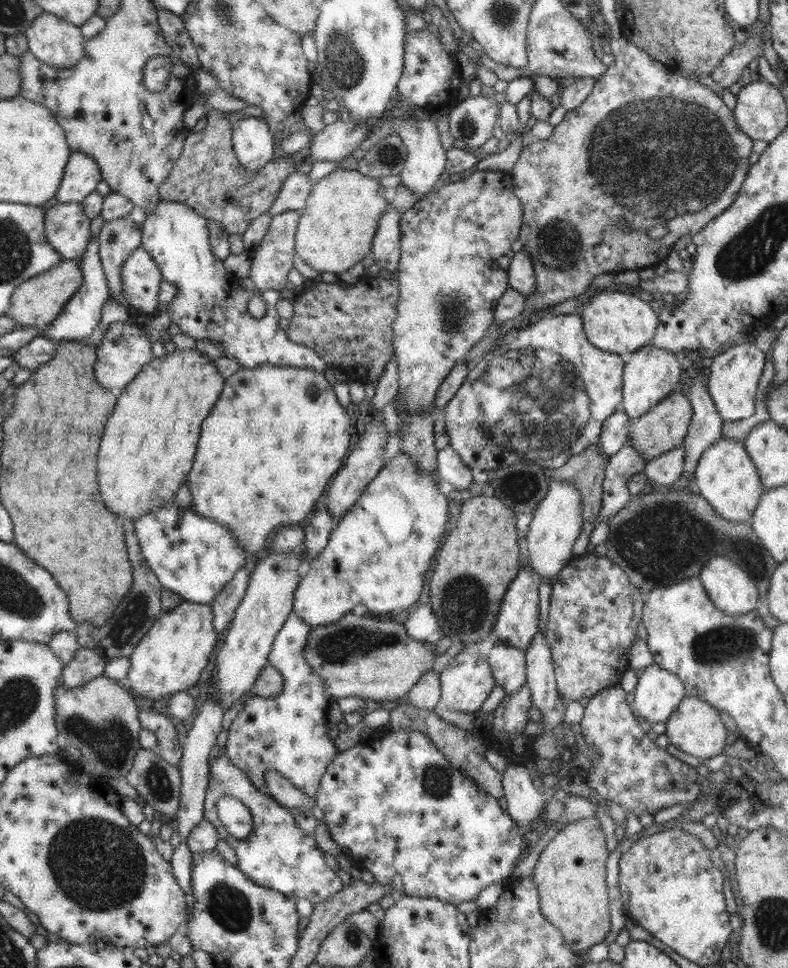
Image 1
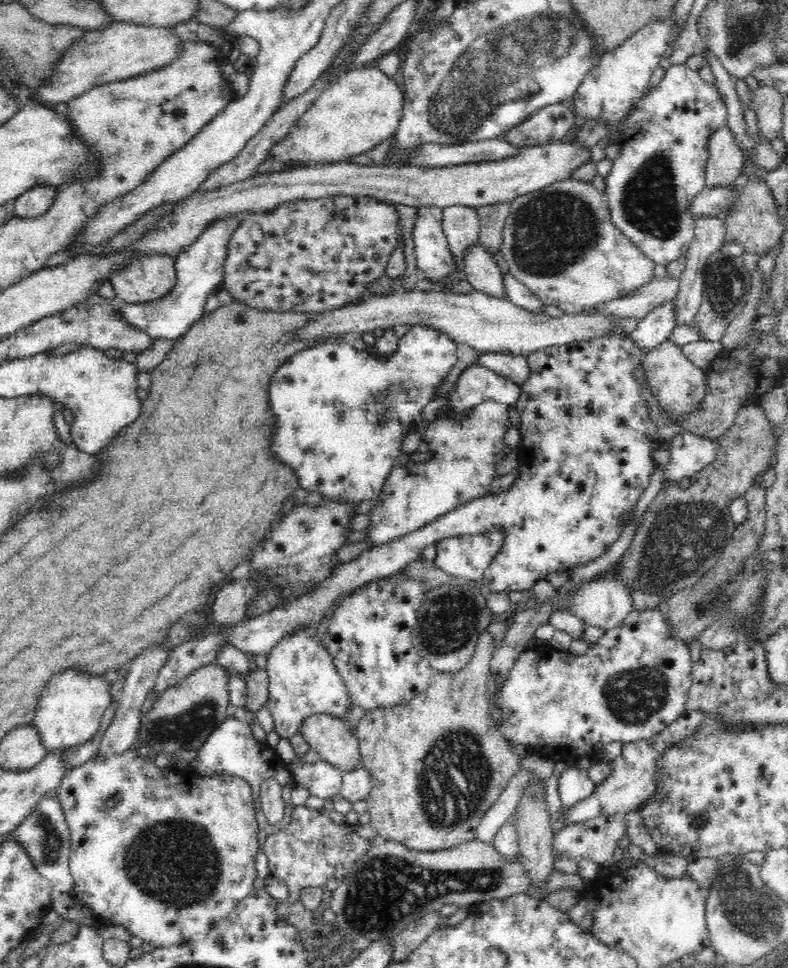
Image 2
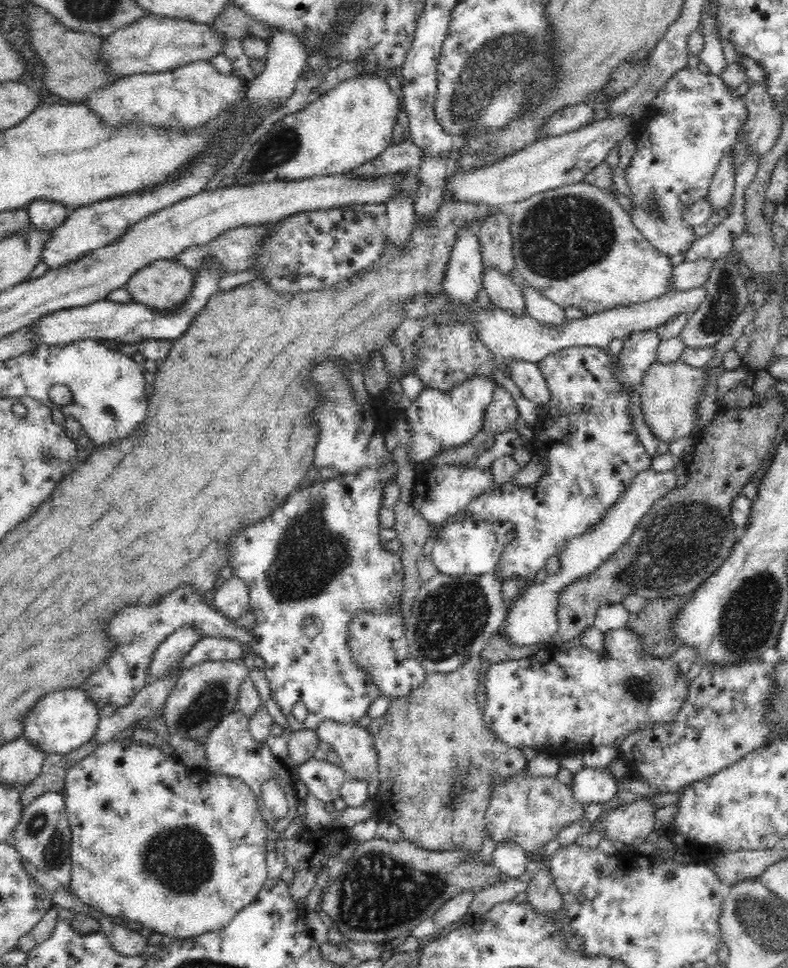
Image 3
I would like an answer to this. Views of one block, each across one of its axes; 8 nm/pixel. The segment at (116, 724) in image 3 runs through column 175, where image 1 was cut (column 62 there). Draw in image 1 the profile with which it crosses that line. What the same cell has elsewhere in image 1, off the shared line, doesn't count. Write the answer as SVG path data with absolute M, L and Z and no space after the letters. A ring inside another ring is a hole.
M78 648L74 660L63 666L61 682L64 688L76 688L82 686L98 676L103 676L105 669L105 662L102 656L98 656L96 652L88 650L88 648Z

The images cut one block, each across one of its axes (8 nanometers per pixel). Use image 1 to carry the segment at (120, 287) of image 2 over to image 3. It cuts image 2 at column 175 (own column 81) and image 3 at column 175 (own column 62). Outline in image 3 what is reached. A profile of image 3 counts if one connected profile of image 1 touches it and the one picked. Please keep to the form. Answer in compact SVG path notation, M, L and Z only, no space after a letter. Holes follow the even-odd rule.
M176 259L155 260L125 284L132 301L157 312L180 308L192 290L193 274Z

